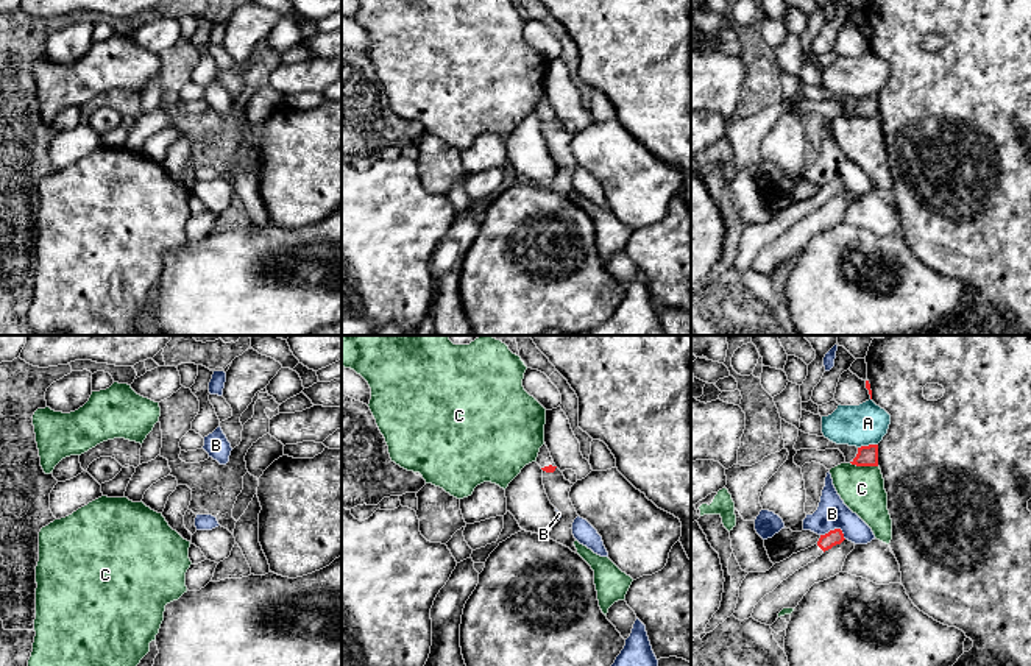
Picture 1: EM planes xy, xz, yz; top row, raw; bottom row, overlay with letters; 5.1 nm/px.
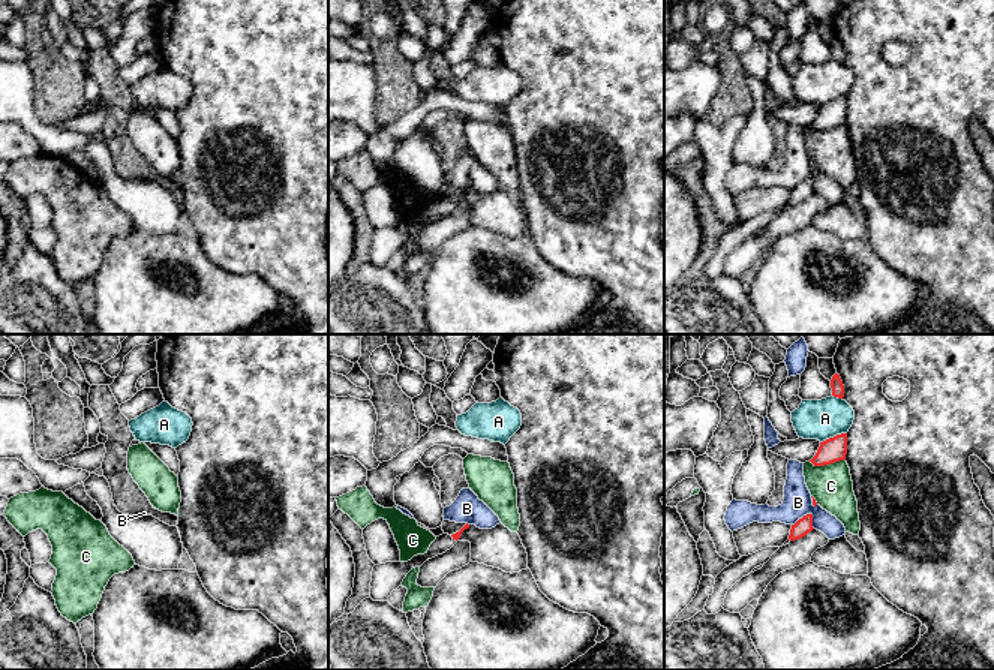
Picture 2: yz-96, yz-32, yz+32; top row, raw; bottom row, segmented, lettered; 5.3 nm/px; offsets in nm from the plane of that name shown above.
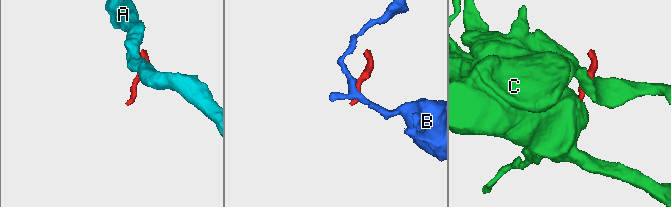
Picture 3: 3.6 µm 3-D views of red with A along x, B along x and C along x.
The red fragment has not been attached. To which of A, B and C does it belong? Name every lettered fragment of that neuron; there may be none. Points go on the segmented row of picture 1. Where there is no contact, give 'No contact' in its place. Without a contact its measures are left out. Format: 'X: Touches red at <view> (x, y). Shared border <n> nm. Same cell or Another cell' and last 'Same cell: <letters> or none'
A: Touches red at yz (869, 445). Shared border 110 nm. Another cell
B: Touches red at yz (835, 529). Shared border 140 nm. Another cell
C: Touches red at yz (864, 465). Shared border 150 nm. Another cell
Same cell: none

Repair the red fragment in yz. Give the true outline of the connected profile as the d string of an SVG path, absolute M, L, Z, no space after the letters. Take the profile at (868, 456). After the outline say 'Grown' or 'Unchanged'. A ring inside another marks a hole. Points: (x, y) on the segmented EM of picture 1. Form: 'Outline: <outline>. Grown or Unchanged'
Outline: M878 445L858 448L858 454L850 463L856 466L878 466Z. Unchanged

